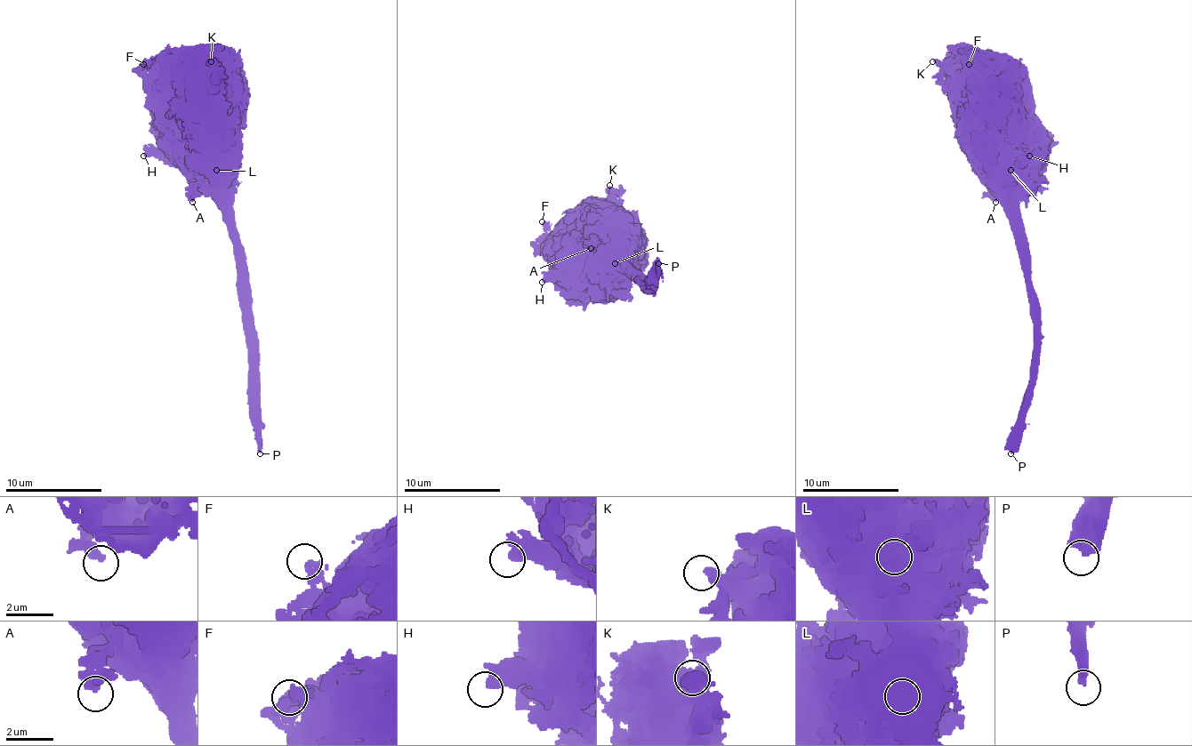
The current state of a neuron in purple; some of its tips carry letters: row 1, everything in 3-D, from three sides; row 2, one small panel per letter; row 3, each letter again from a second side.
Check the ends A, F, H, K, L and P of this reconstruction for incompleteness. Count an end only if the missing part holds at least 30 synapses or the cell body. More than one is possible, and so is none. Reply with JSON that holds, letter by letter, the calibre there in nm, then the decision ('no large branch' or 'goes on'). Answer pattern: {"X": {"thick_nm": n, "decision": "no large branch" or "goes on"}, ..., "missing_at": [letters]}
{"A": {"thick_nm": 400, "decision": "no large branch"}, "F": {"thick_nm": 360, "decision": "no large branch"}, "H": {"thick_nm": 460, "decision": "no large branch"}, "K": {"thick_nm": 550, "decision": "no large branch"}, "L": {"thick_nm": 180, "decision": "no large branch"}, "P": {"thick_nm": 500, "decision": "goes on"}, "missing_at": ["P"]}

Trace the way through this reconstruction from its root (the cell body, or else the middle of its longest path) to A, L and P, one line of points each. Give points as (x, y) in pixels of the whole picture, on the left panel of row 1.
A: (213, 122), (219, 119), (219, 134), (204, 151), (204, 160), (199, 165), (199, 182), (192, 192), (192, 202)
L: (213, 122), (219, 119), (219, 151), (229, 163), (229, 170), (221, 178), (213, 175), (216, 170)
P: (213, 122), (219, 119), (219, 151), (229, 163), (229, 212), (250, 340), (250, 400), (260, 453)

